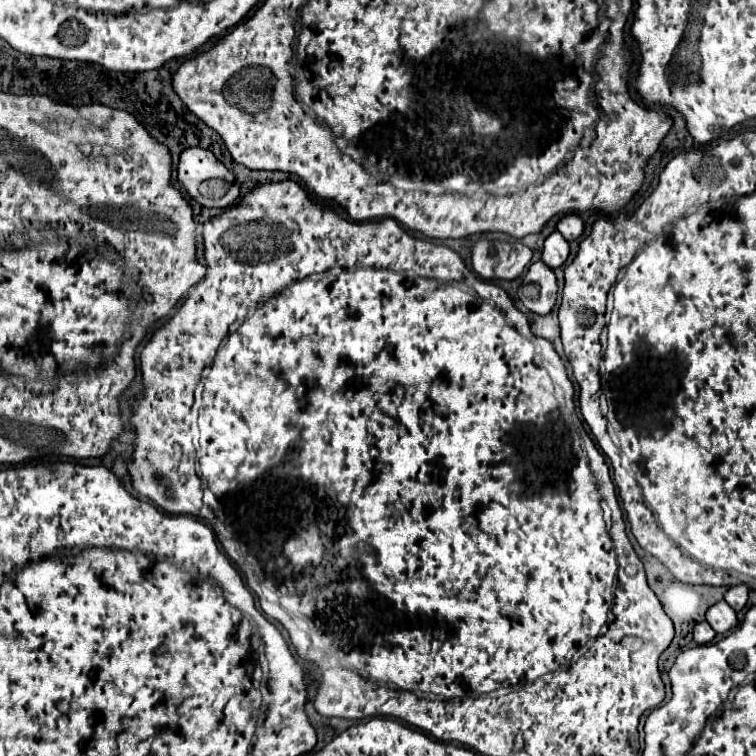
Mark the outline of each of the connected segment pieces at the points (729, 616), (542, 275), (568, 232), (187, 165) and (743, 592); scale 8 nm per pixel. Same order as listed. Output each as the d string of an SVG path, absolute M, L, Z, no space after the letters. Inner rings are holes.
M719 601L707 611L707 621L717 633L727 633L737 625L737 615L725 601Z
M543 261L533 263L529 271L523 275L517 295L531 313L547 315L557 301L555 273Z
M565 215L559 223L557 223L557 231L571 243L577 237L581 237L583 233L583 221L579 215Z
M201 147L185 149L179 157L177 175L179 175L179 183L185 187L185 191L195 201L199 201L203 207L225 209L225 207L231 207L239 199L239 181L237 181L237 177L213 155L211 149L201 149ZM211 179L221 179L221 181L229 183L229 189L221 199L203 197L203 193L199 191L199 187L205 181L211 181Z
M735 585L735 587L731 587L731 589L725 593L725 601L727 601L735 611L741 611L741 609L745 607L745 603L747 603L747 593L749 593L747 585Z

